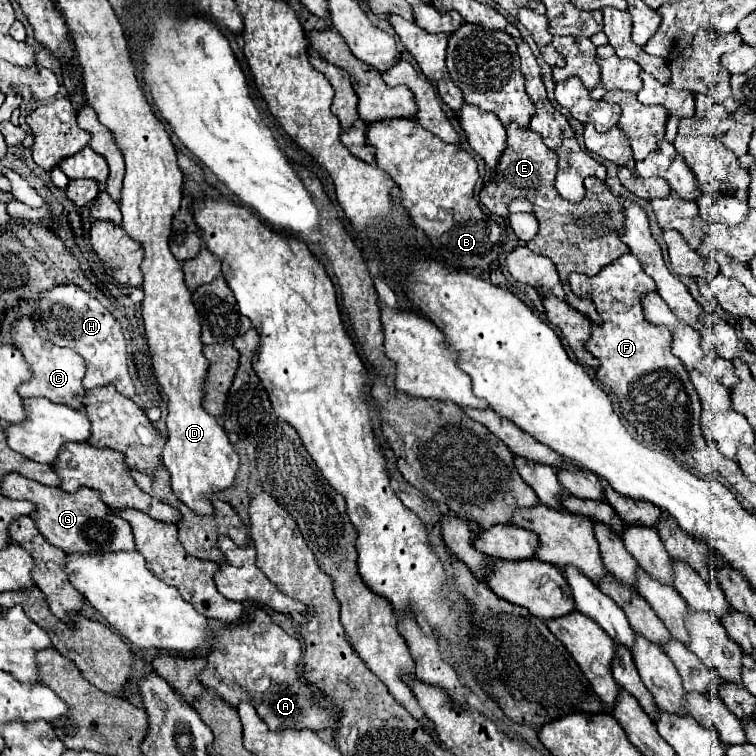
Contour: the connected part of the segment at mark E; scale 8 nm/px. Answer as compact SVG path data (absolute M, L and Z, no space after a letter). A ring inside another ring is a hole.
M516 122L508 124L506 132L508 132L508 144L498 160L496 174L480 190L480 202L492 214L502 216L504 220L508 220L508 202L512 198L526 198L532 202L534 214L540 224L537 235L530 240L530 250L536 254L548 256L554 262L554 266L560 274L560 280L564 284L568 304L572 308L576 308L578 312L586 314L588 318L592 318L596 324L600 324L600 316L598 316L594 304L586 298L578 298L572 294L572 290L568 286L568 274L570 272L598 274L604 266L612 264L618 256L624 256L630 252L630 248L618 236L618 228L622 224L620 222L622 214L616 212L616 210L620 210L616 204L616 198L612 196L612 192L604 180L592 178L592 184L588 182L588 186L586 186L584 202L574 206L574 204L562 200L554 188L554 176L556 176L556 166L558 166L556 152L552 152L548 146L544 146L544 140L540 140L540 136L536 136L536 132L530 132L530 128L520 128ZM586 202L590 202L590 204L586 204ZM606 204L612 208L612 214L608 214L604 210ZM582 224L584 224L584 228L582 228ZM582 252L586 252L586 266L580 266Z

